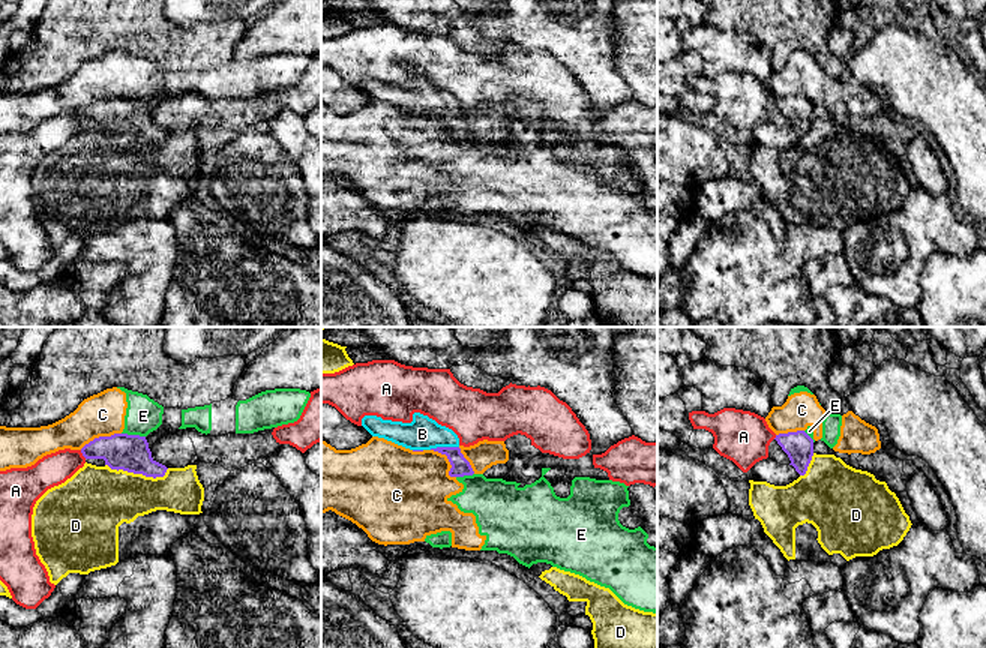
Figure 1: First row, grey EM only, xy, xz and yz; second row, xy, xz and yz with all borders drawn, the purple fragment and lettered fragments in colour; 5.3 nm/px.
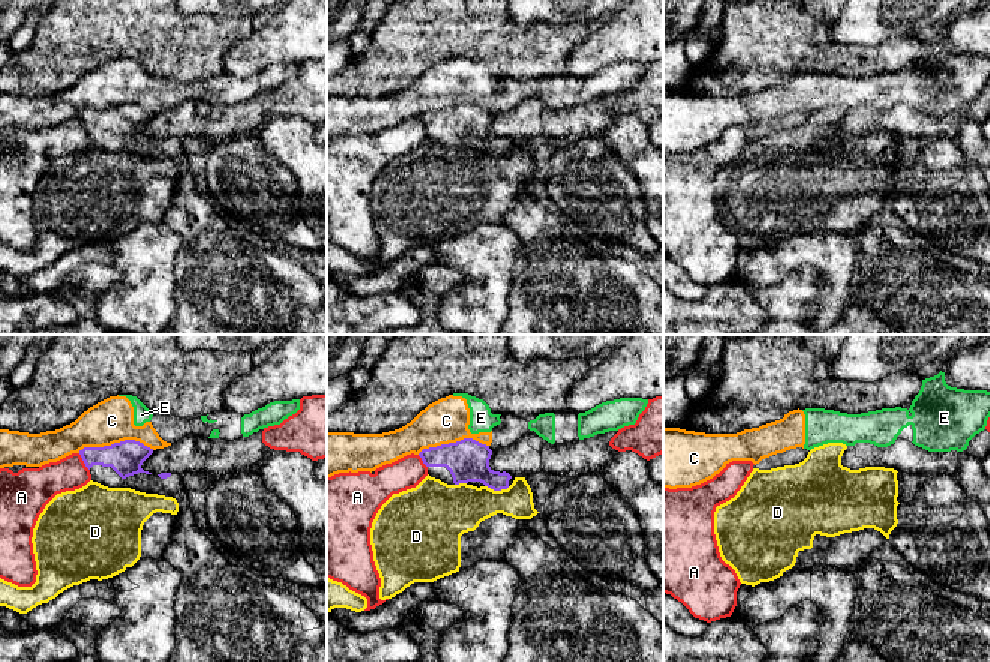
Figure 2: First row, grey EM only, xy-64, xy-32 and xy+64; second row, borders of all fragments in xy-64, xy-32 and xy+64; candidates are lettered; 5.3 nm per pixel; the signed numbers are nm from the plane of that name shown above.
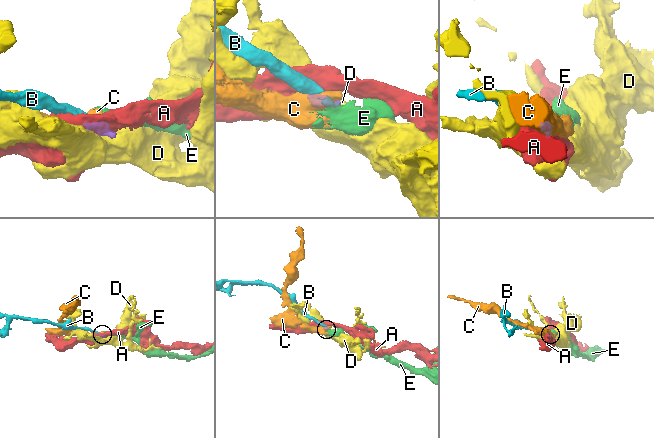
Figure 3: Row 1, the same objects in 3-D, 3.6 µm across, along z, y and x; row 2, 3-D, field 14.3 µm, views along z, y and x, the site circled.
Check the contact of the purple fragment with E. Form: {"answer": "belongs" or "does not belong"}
{"answer": "does not belong"}

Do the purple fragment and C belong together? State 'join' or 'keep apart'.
keep apart

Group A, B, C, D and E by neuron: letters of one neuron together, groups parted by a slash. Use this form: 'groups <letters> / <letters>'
groups A / B / C E / D

